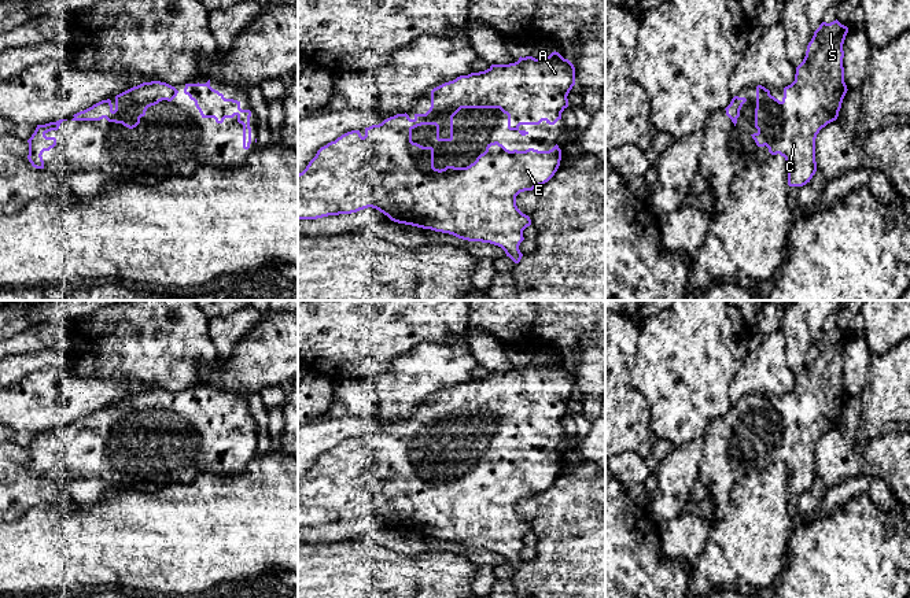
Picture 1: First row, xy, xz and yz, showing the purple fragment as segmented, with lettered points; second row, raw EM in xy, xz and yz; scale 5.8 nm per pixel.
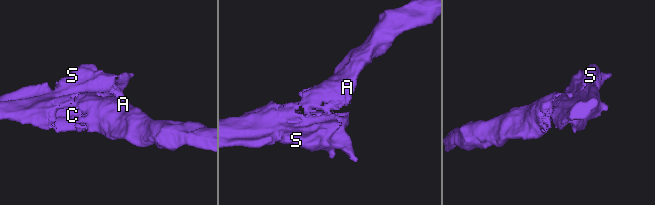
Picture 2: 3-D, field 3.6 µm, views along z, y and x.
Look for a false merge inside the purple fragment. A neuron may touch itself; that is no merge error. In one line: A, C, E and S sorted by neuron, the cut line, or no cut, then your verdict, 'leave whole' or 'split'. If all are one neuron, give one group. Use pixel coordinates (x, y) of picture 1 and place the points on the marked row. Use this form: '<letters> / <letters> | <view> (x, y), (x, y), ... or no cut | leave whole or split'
A C E S | no cut | leave whole

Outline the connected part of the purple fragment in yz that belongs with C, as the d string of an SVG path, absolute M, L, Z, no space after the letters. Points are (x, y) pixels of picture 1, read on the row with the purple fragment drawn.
M837 19L819 25L781 101L765 86L756 86L758 132L751 136L758 147L766 145L771 155L785 158L789 187L810 182L817 171L817 134L839 117L848 91L843 67L847 33L848 27Z

